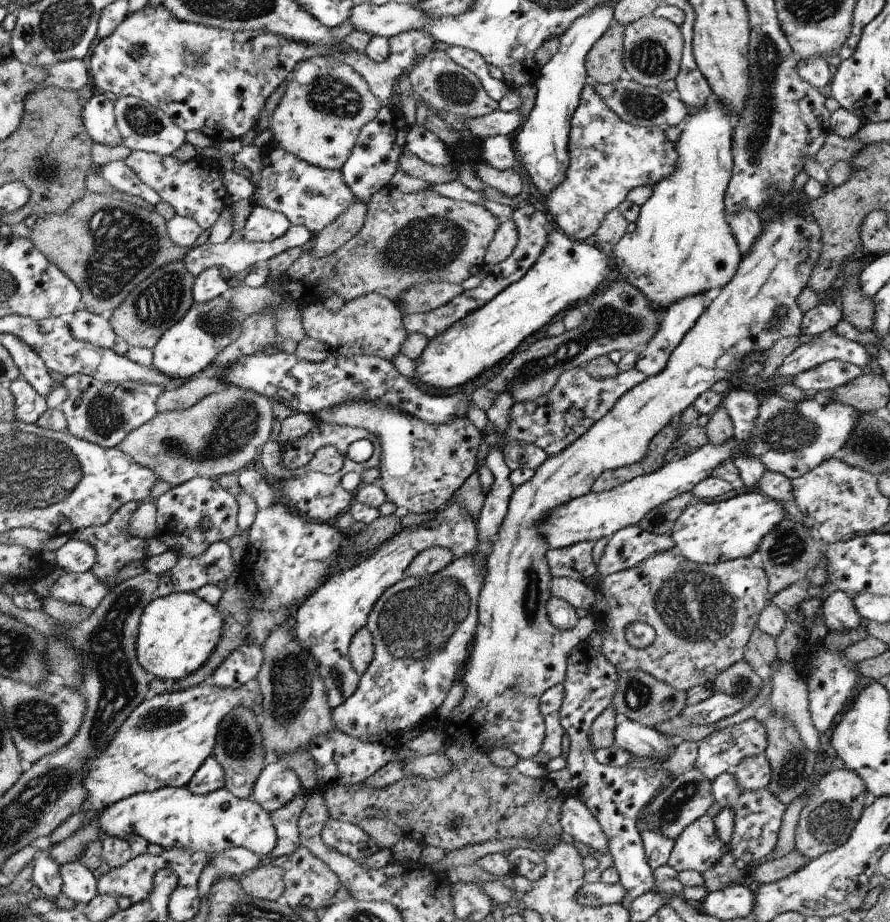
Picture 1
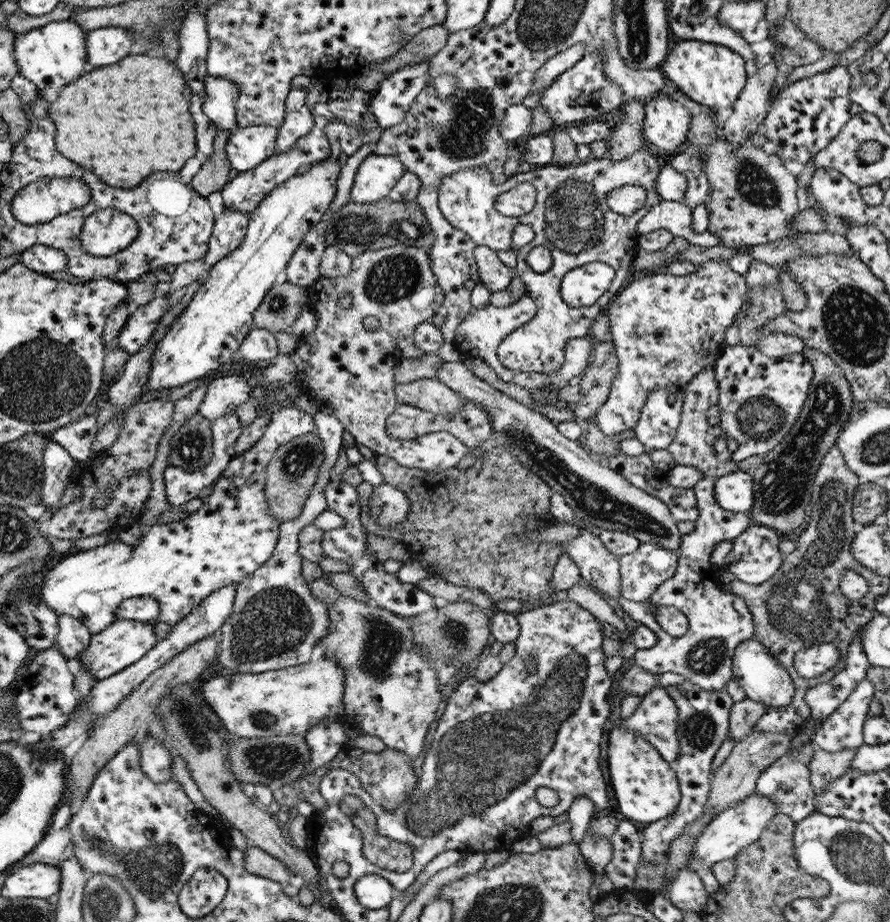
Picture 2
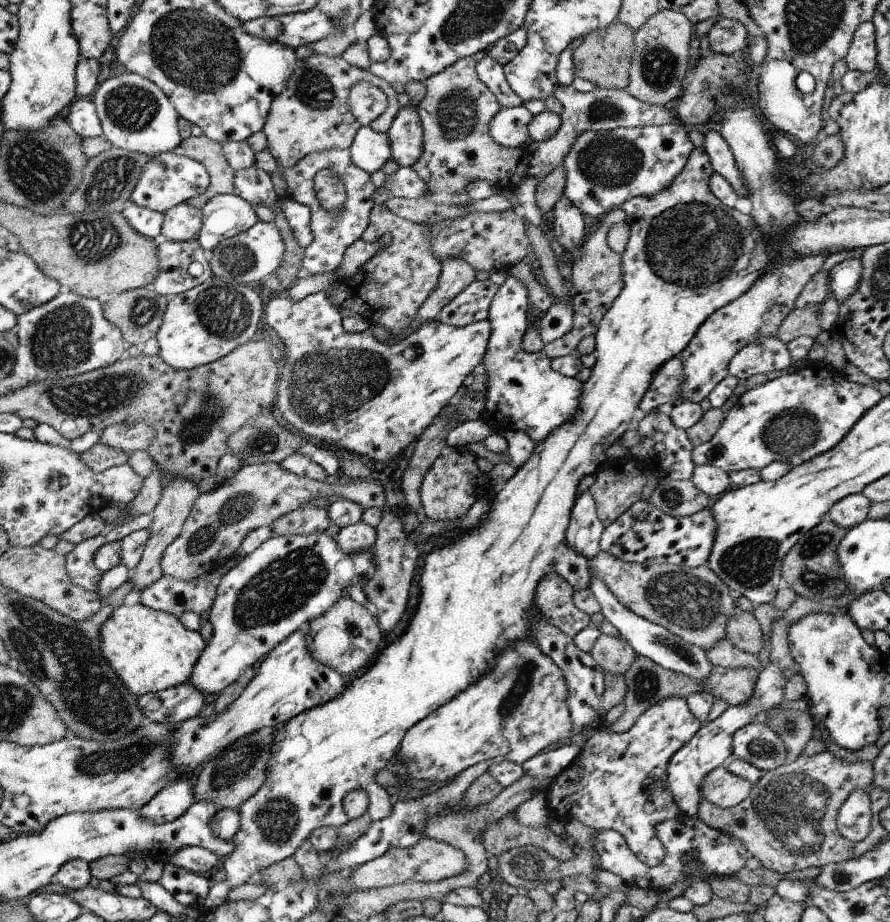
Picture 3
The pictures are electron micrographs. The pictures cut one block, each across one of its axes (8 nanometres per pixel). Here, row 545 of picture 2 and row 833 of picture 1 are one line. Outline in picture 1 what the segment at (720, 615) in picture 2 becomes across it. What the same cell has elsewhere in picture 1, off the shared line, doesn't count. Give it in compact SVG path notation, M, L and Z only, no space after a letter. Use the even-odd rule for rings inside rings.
M573 793L565 797L560 808L560 822L565 836L589 846L596 855L608 854L610 846L604 830L588 806ZM701 816L689 824L675 840L666 865L677 872L696 871L703 873L714 866L726 853L729 844L724 844L716 834L714 819Z

